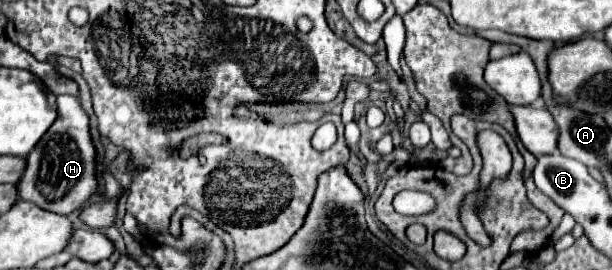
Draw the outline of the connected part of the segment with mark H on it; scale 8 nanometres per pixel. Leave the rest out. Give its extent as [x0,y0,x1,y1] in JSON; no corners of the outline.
[17,94,97,214]

